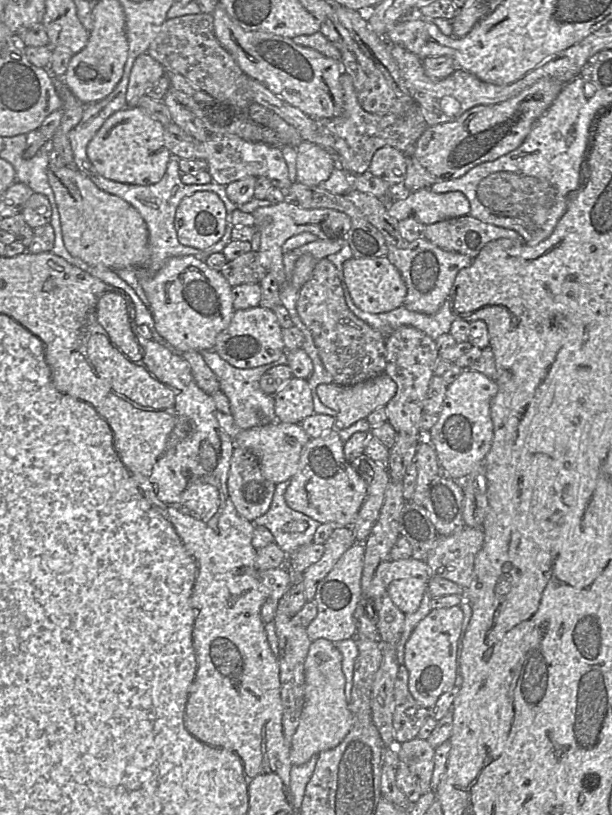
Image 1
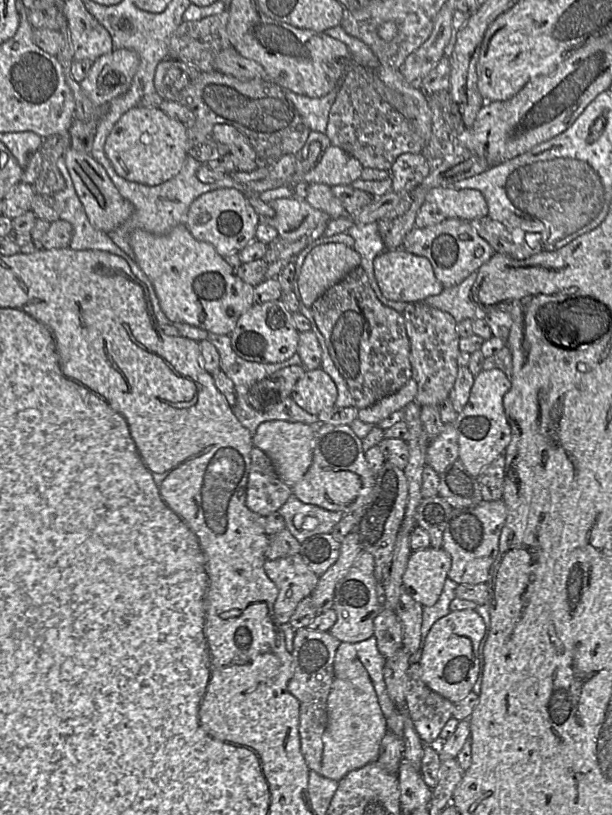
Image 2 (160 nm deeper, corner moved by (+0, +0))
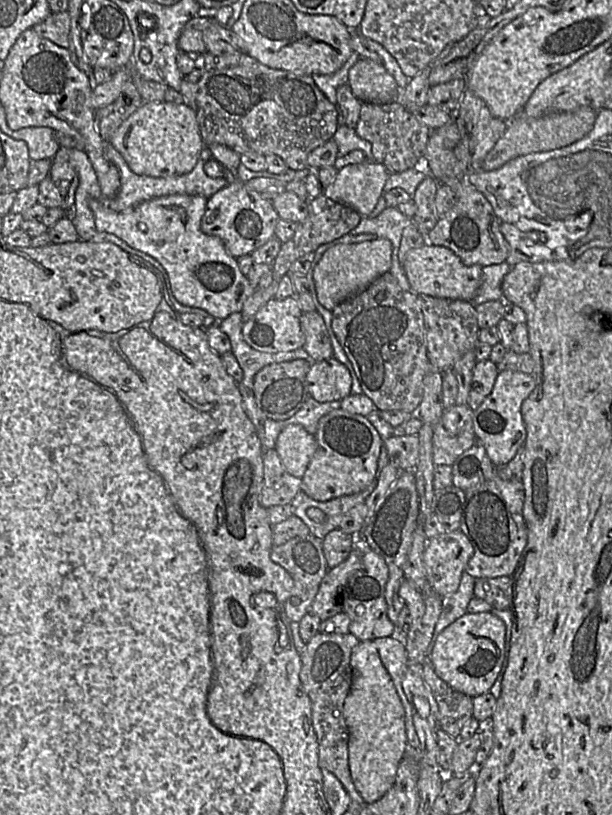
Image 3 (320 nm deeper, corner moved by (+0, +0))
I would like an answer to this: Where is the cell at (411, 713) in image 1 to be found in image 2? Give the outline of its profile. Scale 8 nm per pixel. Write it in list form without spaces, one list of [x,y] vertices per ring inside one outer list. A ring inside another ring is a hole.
[[[419,662],[411,663],[405,674],[405,705],[408,715],[413,723],[415,731],[424,744],[440,742],[439,735],[446,722],[452,718],[453,703],[438,693],[432,691],[421,679],[421,667]]]

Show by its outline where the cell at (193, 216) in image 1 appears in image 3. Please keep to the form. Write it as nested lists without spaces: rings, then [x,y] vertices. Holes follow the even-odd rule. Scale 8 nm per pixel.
[[[212,144],[209,149],[211,158],[226,170],[225,179],[228,184],[208,198],[206,211],[201,219],[201,230],[207,235],[220,238],[232,257],[237,259],[250,255],[274,237],[275,227],[280,218],[272,201],[262,198],[256,191],[247,189],[245,183],[236,178],[235,173],[240,165],[241,154],[220,144]]]

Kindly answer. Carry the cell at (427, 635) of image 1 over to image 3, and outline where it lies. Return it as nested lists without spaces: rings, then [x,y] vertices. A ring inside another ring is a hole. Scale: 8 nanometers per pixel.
[[[467,612],[435,639],[427,657],[439,678],[454,690],[475,697],[489,692],[502,675],[509,647],[505,622],[491,612]]]

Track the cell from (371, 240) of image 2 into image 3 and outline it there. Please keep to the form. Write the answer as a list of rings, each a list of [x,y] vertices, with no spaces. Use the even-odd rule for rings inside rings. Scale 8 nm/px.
[[[386,207],[376,217],[363,218],[349,234],[374,234],[391,241],[393,249],[399,251],[403,230],[411,221],[412,218],[401,213],[397,207]]]

